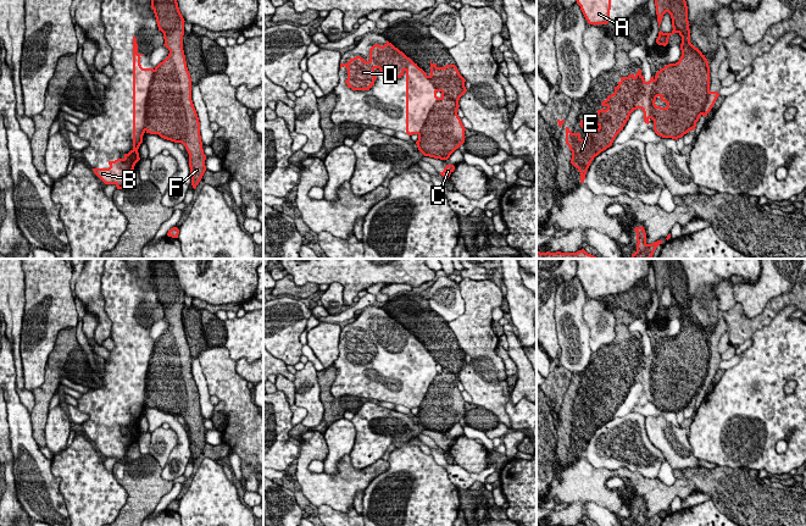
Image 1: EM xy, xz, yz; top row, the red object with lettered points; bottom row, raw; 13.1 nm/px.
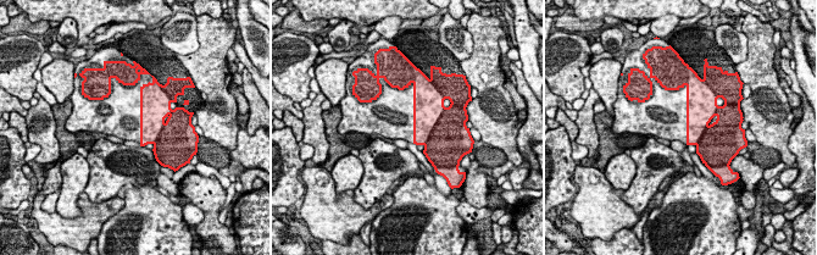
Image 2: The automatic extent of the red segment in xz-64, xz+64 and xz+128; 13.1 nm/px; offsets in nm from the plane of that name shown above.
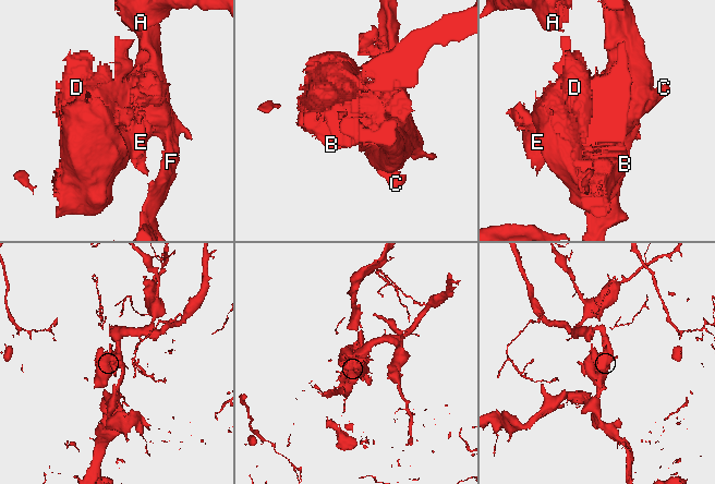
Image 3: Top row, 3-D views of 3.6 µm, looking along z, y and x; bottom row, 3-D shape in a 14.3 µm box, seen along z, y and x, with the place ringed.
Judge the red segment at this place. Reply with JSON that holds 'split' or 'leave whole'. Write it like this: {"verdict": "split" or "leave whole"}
{"verdict": "split"}

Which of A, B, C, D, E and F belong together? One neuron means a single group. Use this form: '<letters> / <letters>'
A B D E / C F

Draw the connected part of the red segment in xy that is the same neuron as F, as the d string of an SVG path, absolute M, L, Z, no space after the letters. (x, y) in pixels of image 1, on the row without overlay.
M172 259L150 262L151 282L163 306L168 330L154 343L146 375L146 406L182 416L189 427L191 459L195 463L206 439L200 395L191 373L191 351L183 323L184 292Z

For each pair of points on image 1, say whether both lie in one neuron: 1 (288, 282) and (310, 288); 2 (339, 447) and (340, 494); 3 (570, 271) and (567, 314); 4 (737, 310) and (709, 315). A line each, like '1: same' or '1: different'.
1: same
2: different
3: different
4: different

